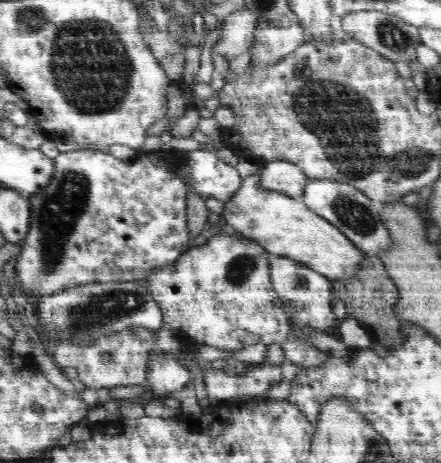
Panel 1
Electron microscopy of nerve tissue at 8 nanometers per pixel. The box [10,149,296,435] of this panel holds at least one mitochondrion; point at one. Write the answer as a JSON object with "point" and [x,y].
{"point":[62,209]}

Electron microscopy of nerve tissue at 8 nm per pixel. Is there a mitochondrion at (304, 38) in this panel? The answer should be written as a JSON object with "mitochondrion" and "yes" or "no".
{"mitochondrion":"no"}

